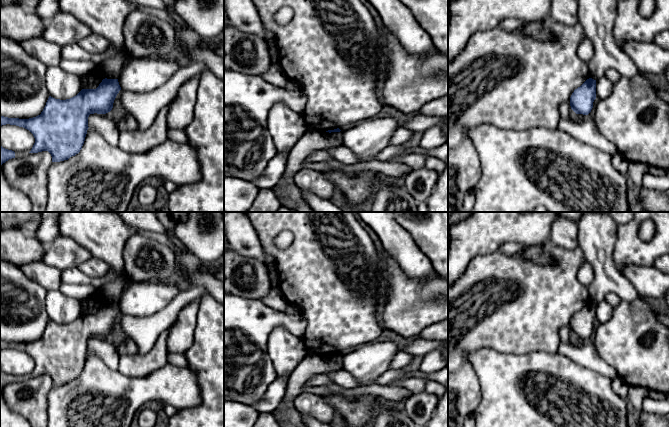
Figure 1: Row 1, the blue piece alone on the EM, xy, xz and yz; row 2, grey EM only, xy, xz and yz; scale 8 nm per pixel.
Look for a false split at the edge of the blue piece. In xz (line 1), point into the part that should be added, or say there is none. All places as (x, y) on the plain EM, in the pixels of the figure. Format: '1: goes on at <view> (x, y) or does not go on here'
1: does not go on here

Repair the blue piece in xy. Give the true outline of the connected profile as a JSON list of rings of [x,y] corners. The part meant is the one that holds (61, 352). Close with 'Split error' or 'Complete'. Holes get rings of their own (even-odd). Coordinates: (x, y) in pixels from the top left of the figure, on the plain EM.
[[[105,302],[96,313],[82,313],[70,323],[60,324],[49,320],[43,335],[36,341],[19,343],[0,339],[0,350],[10,348],[29,354],[35,362],[35,367],[29,377],[48,375],[52,380],[52,386],[68,384],[82,373],[89,352],[89,339],[110,336],[120,314],[118,303]]]. Complete

